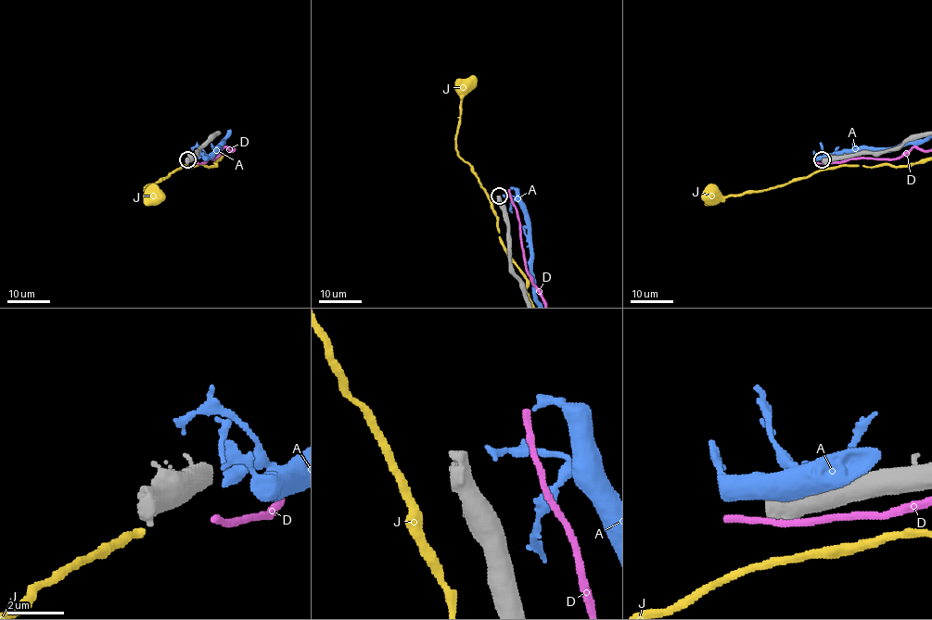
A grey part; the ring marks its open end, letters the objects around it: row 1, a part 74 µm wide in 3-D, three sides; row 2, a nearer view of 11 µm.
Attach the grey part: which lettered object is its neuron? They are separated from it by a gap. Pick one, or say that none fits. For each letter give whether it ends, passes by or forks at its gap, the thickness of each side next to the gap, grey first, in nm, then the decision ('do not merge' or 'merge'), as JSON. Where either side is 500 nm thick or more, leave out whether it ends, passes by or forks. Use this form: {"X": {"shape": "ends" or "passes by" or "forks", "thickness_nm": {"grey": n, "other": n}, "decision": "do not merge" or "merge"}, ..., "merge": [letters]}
{"A": {"thickness_nm": {"grey": 650, "other": 240}, "decision": "do not merge"}, "D": {"thickness_nm": {"grey": 650, "other": 300}, "decision": "do not merge"}, "J": {"thickness_nm": {"grey": 650, "other": 280}, "decision": "do not merge"}, "merge": []}

